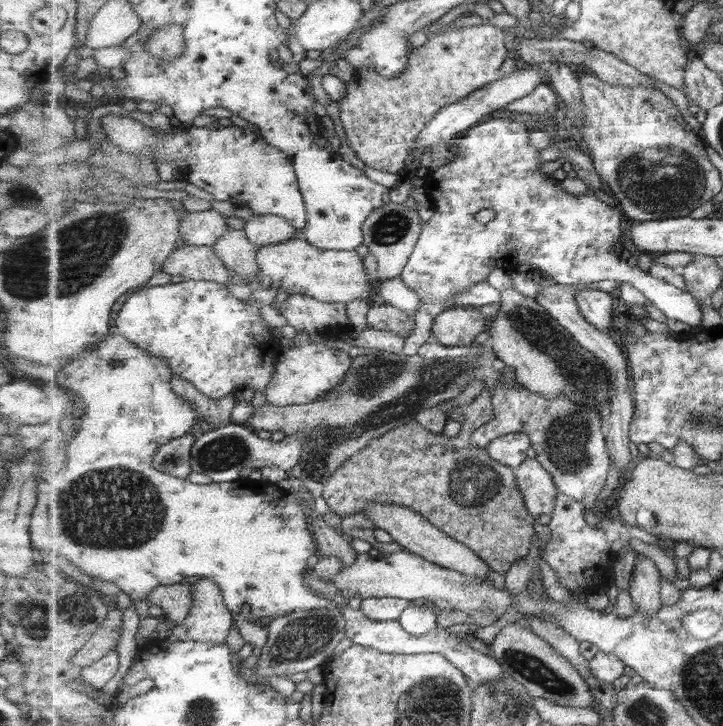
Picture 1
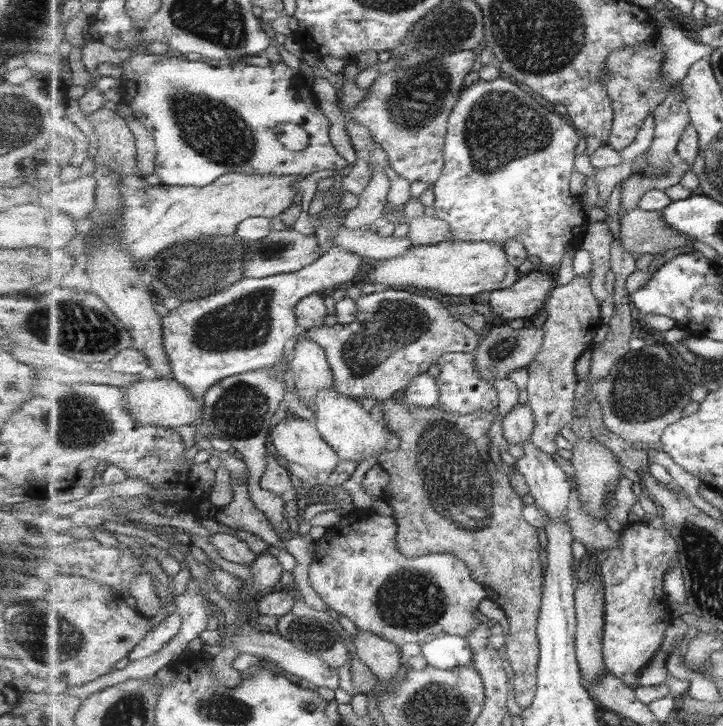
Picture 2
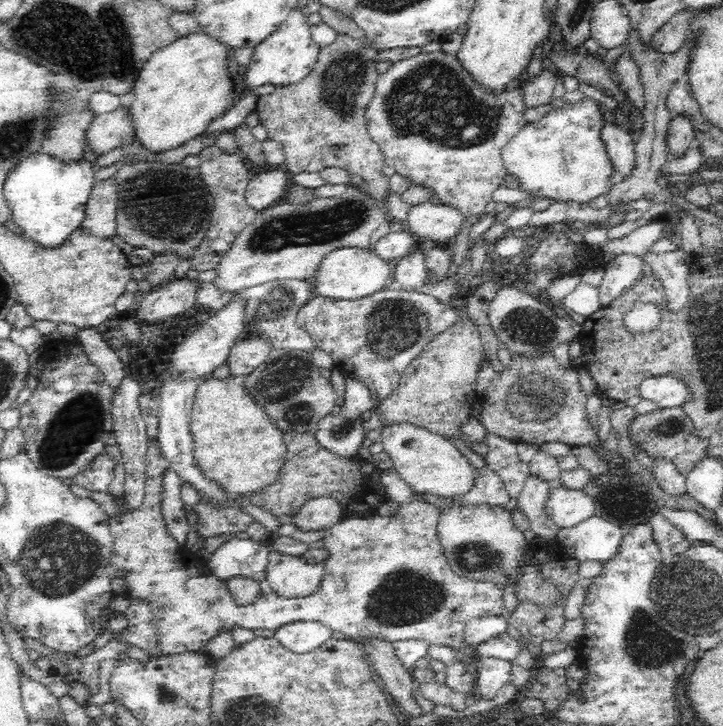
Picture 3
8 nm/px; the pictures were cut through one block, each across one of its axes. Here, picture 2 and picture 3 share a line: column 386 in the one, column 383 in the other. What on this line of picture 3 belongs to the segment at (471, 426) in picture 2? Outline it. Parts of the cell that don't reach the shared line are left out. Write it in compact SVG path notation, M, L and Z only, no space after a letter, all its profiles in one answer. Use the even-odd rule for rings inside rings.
M465 306L458 309L456 322L452 323L444 332L437 334L416 355L400 377L398 386L388 395L386 400L378 402L381 420L384 424L412 423L420 428L427 428L430 432L442 435L444 438L463 438L457 427L471 416L473 406L481 399L476 393L476 374L480 370L485 356L483 342L478 338L477 326L471 321ZM313 431L304 434L286 432L283 440L286 444L285 461L276 482L270 488L249 496L254 506L269 512L274 518L294 516L308 499L317 496L334 496L342 503L346 517L377 512L378 507L388 500L379 479L383 470L393 467L386 453L374 455L370 460L359 458L348 461L324 451L314 438Z

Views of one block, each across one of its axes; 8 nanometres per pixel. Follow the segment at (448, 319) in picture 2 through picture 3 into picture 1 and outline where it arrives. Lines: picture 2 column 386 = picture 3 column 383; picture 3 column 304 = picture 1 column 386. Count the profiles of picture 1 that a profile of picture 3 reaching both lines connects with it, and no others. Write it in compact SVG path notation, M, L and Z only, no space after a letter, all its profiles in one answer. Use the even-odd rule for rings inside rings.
M370 302L368 326L377 330L390 330L401 338L409 338L416 330L416 316L409 316L403 310L379 302Z

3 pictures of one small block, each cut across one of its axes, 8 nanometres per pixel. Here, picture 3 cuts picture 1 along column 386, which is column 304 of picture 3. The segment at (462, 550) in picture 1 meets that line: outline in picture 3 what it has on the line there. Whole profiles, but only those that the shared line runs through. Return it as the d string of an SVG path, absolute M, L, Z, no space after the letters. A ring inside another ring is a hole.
M334 496L308 499L293 517L294 524L302 531L326 530L346 518L342 503Z

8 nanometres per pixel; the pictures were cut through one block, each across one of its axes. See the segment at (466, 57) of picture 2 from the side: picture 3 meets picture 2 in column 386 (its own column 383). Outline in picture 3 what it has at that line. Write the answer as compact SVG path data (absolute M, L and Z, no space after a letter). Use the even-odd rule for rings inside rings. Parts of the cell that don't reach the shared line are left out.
M441 50L430 53L422 51L414 57L395 62L385 73L381 73L378 77L376 82L376 96L372 98L372 102L367 106L366 120L368 133L370 133L372 139L382 147L382 151L384 151L384 155L386 155L387 165L393 167L400 176L408 179L412 185L434 190L440 204L456 209L456 211L460 213L462 217L466 217L466 219L479 215L485 212L486 205L492 201L493 193L498 188L505 186L507 171L505 170L504 161L502 160L504 146L529 123L525 117L523 96L521 93L522 87L520 87L520 82L526 80L526 76L528 76L527 71L528 69L524 70L522 75L518 76L513 83L504 88L502 94L492 96L479 84L476 84L472 80L472 77L463 70L458 64L455 54L446 54Z

